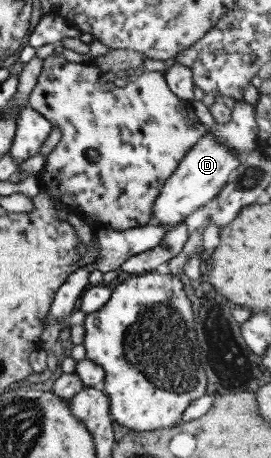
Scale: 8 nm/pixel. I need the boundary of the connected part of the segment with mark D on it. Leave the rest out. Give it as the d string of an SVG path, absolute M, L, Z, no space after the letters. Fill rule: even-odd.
M206 132L179 161L175 172L162 183L158 197L151 207L152 224L164 224L169 228L180 224L188 215L218 195L238 164L238 156L228 151L227 147L219 144L219 141Z

